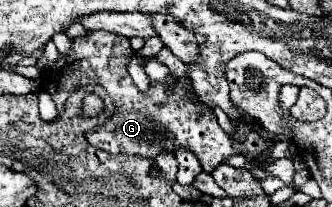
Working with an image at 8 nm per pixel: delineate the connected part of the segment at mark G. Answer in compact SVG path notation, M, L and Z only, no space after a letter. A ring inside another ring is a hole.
M93 30L81 38L75 38L69 54L61 56L63 68L55 88L69 90L95 82L105 86L109 96L115 100L117 112L99 130L87 134L89 144L109 154L129 154L151 160L155 160L163 152L175 154L177 150L185 148L197 156L205 172L211 172L227 156L233 156L231 138L217 124L213 110L199 100L191 80L167 76L163 82L151 82L149 90L141 92L127 72L131 54L133 48L129 44L129 38L121 38L119 34L109 34L103 30ZM169 78L173 78L171 88Z

